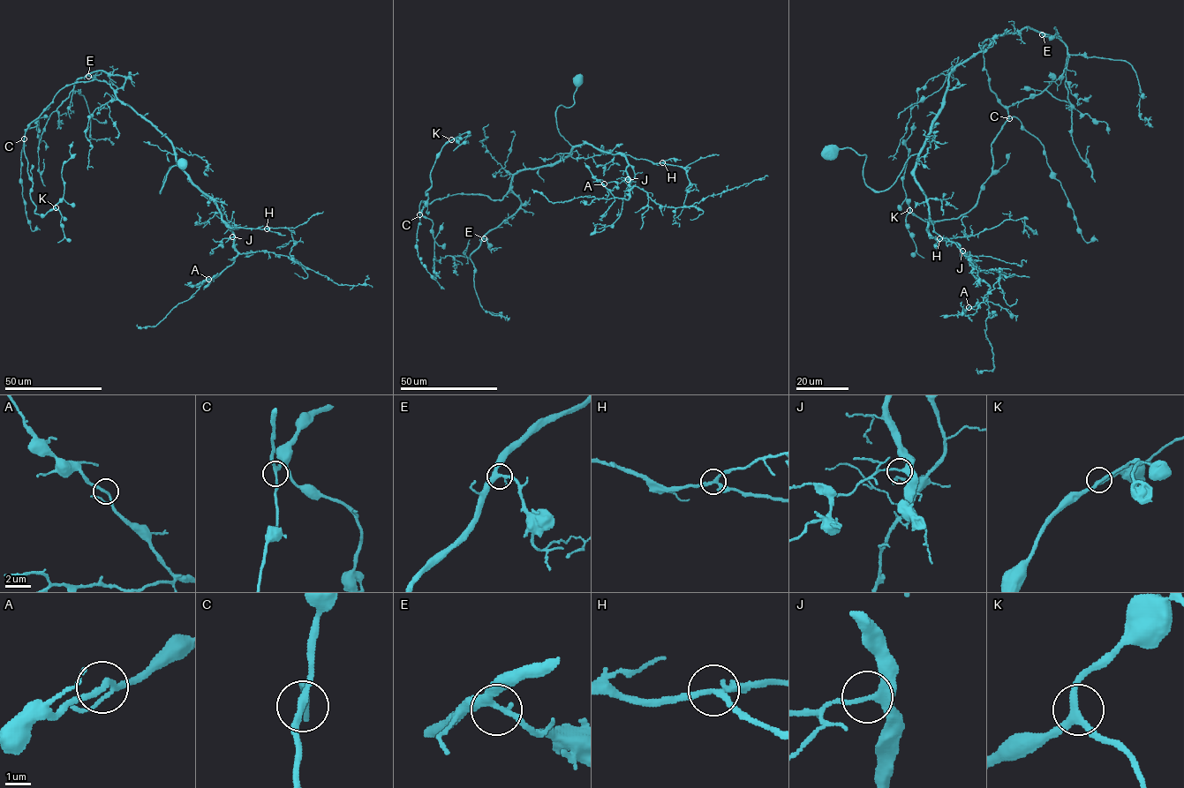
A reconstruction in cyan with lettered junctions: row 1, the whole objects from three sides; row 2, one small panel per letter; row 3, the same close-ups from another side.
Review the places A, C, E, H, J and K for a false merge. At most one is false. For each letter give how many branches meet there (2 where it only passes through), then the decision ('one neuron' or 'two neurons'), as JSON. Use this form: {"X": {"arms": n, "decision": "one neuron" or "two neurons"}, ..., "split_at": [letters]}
{"A": {"arms": 3, "decision": "one neuron"}, "C": {"arms": 3, "decision": "one neuron"}, "E": {"arms": 3, "decision": "one neuron"}, "H": {"arms": 3, "decision": "one neuron"}, "J": {"arms": 3, "decision": "one neuron"}, "K": {"arms": 3, "decision": "one neuron"}, "split_at": []}

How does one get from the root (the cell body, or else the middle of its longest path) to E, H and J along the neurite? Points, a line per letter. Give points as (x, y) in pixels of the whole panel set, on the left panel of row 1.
E: (182, 166), (171, 168), (161, 193), (177, 164), (172, 143), (116, 98), (124, 77), (88, 76)
H: (182, 166), (178, 160), (171, 168), (161, 193), (168, 168), (177, 165), (214, 201), (229, 227), (267, 228)
J: (182, 166), (178, 160), (178, 166), (171, 168), (161, 193), (168, 168), (177, 165), (214, 201), (232, 236)

